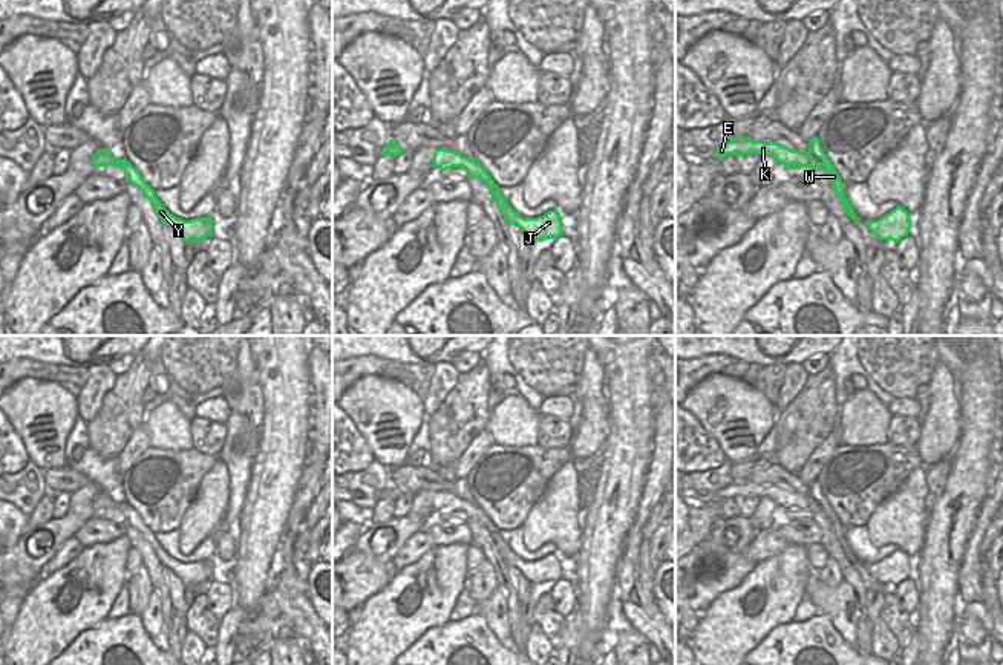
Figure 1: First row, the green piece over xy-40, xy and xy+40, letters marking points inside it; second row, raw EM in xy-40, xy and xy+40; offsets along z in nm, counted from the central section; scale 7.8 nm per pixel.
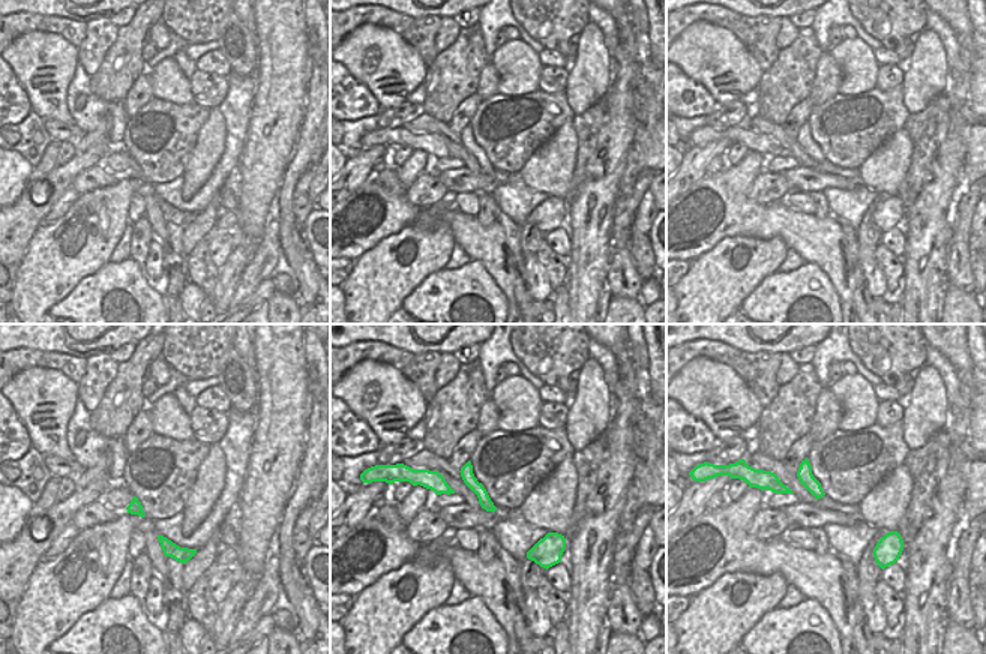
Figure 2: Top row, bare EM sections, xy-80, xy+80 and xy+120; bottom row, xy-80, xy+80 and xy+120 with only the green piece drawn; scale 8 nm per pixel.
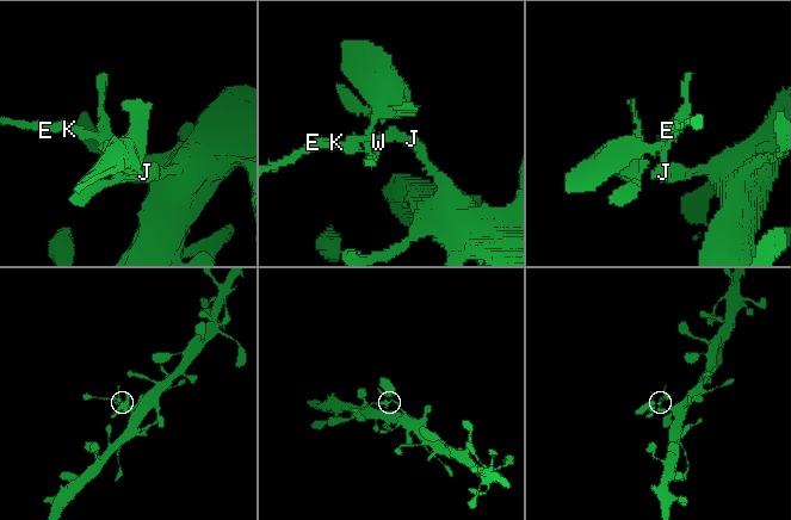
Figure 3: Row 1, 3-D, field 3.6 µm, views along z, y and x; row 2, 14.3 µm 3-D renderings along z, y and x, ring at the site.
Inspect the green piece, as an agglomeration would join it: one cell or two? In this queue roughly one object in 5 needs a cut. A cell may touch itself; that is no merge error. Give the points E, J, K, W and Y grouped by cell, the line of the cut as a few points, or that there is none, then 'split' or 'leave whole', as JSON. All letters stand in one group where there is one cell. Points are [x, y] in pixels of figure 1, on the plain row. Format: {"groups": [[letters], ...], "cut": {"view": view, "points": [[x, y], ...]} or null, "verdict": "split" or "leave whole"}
{"groups": [["E", "K", "W"], ["J", "Y"]], "cut": {"view": "xy", "points": [[498, 532], [495, 543]]}, "verdict": "split"}

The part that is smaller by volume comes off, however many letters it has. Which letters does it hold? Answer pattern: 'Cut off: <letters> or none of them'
Cut off: E, K, W

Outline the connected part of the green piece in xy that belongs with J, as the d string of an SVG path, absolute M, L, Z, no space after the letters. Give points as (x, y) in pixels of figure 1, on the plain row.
M501 533L496 535L496 539L495 547L504 562L516 567L530 584L557 582L562 579L562 564L557 552L547 555L544 559L522 561L507 547Z

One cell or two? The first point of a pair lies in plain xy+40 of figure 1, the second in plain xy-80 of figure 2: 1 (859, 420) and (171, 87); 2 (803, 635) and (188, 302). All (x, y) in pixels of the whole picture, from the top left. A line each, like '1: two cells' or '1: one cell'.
1: one cell
2: two cells

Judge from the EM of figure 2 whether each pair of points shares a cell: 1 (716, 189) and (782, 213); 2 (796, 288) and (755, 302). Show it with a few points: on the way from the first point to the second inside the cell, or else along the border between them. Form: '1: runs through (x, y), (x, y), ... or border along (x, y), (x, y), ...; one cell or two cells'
1: runs through (733, 206), (740, 213), (766, 213); one cell
2: runs through (785, 299), (782, 302), (766, 302); one cell

